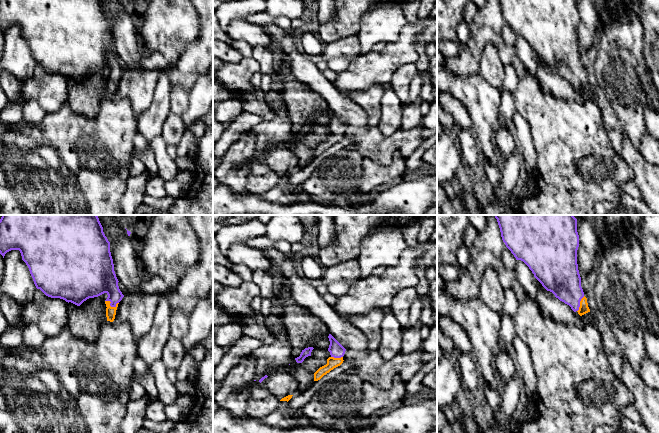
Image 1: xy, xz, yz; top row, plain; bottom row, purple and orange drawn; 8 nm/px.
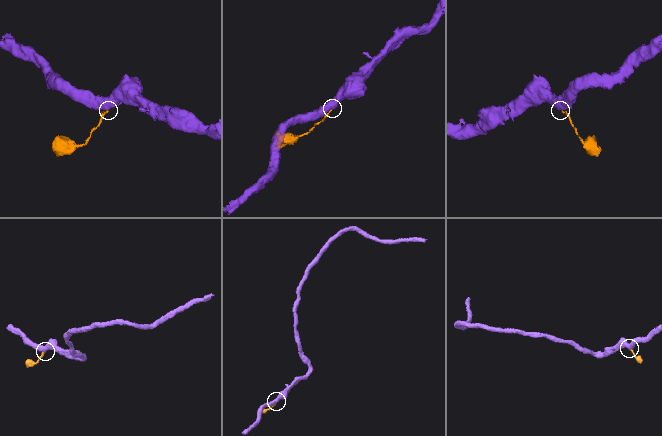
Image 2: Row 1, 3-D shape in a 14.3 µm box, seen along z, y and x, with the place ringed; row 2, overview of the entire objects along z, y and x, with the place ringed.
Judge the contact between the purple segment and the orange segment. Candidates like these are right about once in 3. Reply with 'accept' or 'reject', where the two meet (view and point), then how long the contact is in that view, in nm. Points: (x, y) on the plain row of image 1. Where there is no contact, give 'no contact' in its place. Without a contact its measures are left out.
accept | xy (110, 81) | 110 nm

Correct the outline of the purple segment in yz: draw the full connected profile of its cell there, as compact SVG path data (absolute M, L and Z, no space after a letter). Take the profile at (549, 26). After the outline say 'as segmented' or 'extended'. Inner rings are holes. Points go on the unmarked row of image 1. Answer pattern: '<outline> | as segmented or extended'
M498 0L506 23L516 36L523 37L534 53L556 74L569 81L580 92L590 88L581 63L577 40L579 11L577 0Z | extended

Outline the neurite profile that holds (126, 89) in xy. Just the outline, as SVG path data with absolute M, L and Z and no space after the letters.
M126 71L119 78L114 98L128 98L137 117L148 109L153 101L158 82L158 71Z

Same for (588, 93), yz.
M576 87L575 91L576 91L577 97L580 98L581 100L584 100L585 102L588 102L590 100L595 100L594 90L591 87L582 92L580 92Z

